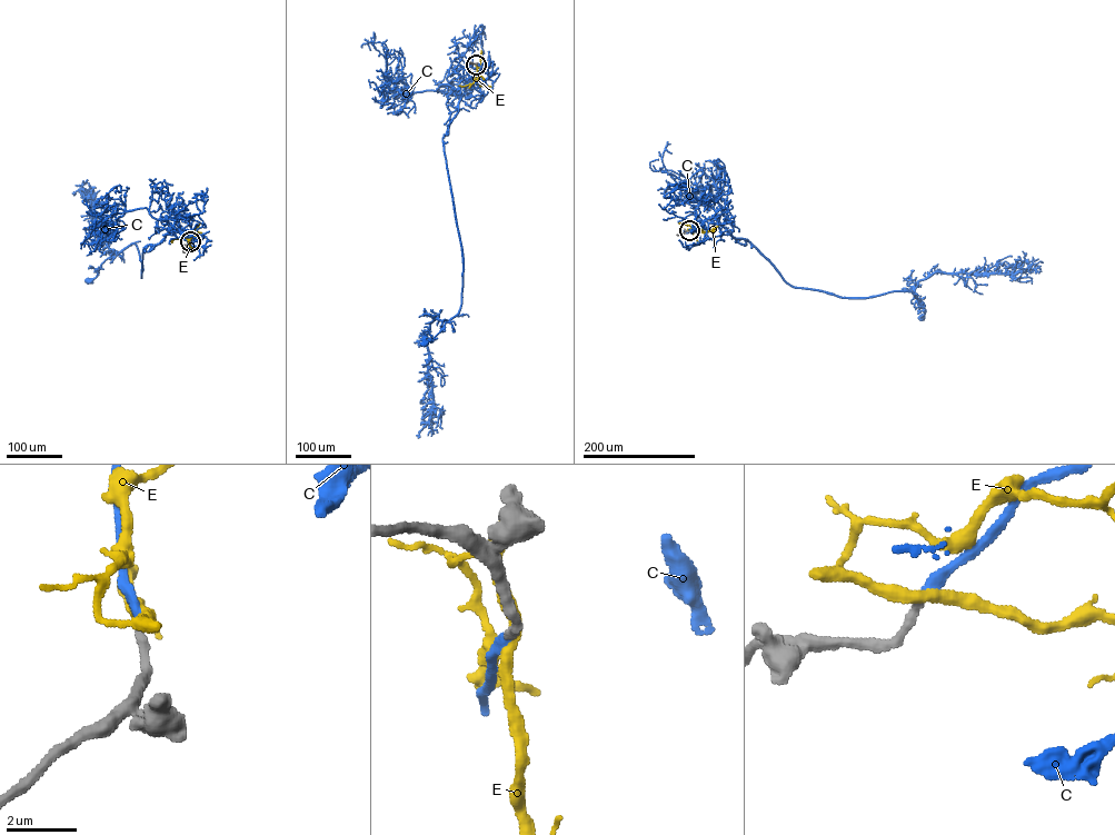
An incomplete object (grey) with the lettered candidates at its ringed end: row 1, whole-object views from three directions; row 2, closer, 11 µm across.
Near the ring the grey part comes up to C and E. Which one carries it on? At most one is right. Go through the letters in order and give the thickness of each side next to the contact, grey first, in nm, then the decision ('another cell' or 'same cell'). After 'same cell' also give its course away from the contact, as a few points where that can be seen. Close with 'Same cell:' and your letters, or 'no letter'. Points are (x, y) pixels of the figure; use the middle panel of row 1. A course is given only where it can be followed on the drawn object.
C: 240/280 nm | same cell | via (476, 65), (476, 75), (459, 82), (458, 110), (442, 138), (461, 246), (461, 305), (432, 341), (424, 343)
E: 240/320 nm | another cell
Same cell: C

